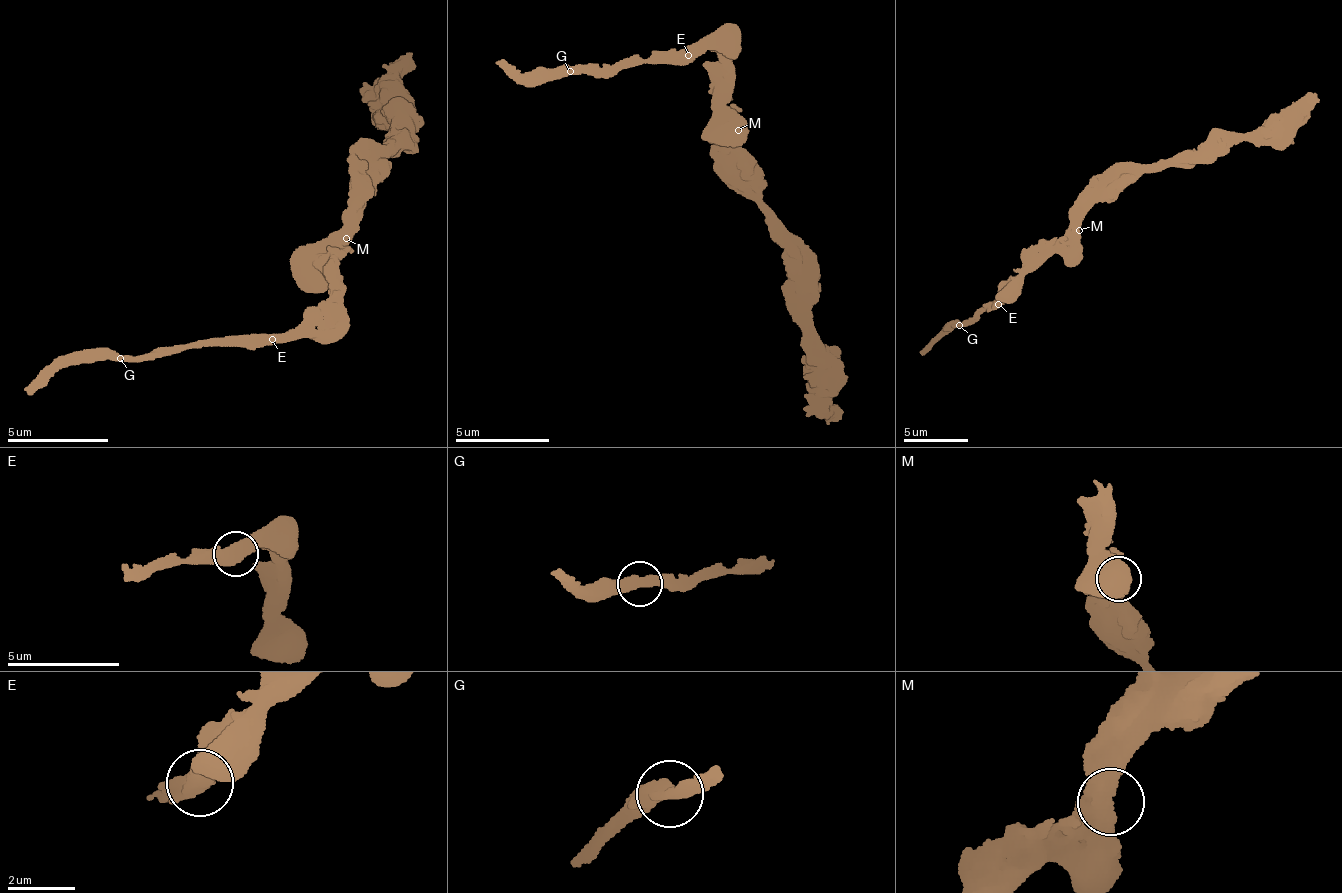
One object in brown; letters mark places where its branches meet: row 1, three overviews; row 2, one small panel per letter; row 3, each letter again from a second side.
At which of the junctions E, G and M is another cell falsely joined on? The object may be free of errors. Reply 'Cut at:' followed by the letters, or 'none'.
Cut at: none

